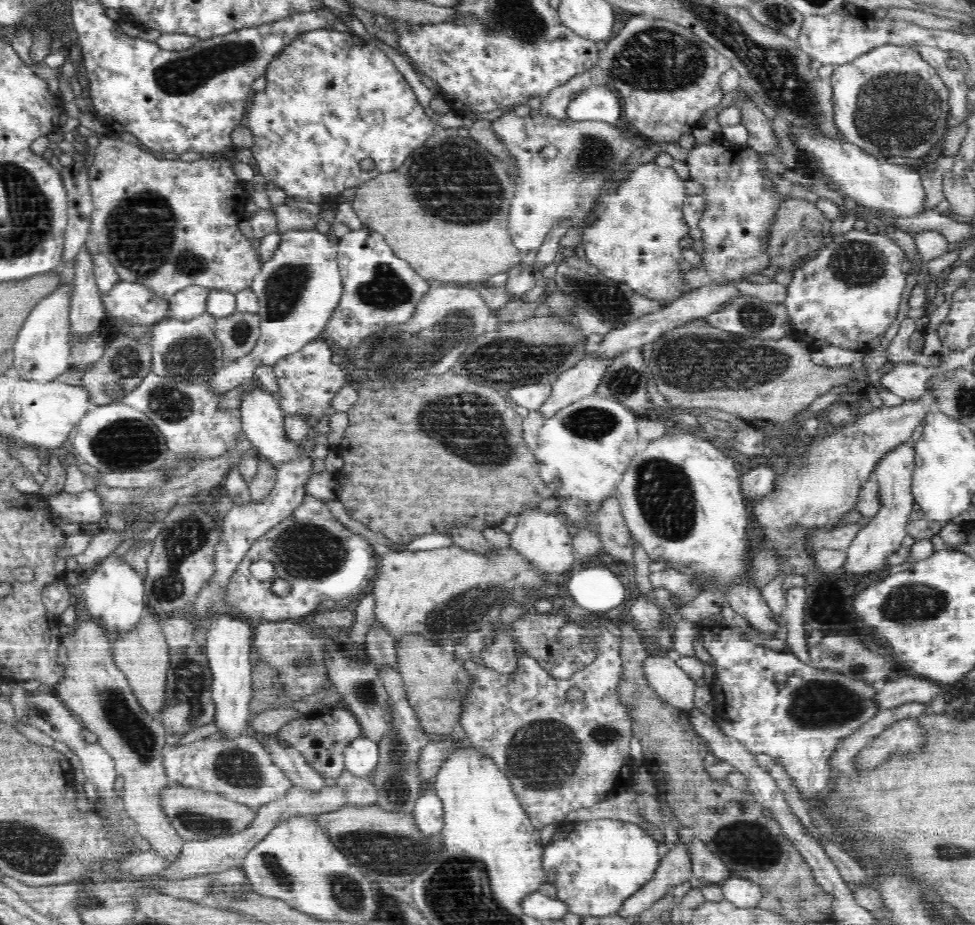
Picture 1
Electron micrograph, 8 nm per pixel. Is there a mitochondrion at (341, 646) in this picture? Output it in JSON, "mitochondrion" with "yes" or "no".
{"mitochondrion":"no"}

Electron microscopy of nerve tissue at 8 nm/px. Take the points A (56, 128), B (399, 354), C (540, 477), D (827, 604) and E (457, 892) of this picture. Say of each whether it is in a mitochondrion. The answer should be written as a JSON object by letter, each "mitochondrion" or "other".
{"A":"other","B":"mitochondrion","C":"other","D":"mitochondrion","E":"mitochondrion"}

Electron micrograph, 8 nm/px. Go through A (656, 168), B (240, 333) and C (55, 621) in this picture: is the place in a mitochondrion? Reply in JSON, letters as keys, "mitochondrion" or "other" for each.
{"A":"other","B":"mitochondrion","C":"other"}

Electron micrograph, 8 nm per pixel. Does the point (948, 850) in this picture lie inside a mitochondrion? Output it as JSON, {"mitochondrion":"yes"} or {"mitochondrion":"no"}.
{"mitochondrion":"yes"}

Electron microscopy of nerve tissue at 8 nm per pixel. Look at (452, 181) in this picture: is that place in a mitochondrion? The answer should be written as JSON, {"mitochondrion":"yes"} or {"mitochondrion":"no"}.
{"mitochondrion":"yes"}

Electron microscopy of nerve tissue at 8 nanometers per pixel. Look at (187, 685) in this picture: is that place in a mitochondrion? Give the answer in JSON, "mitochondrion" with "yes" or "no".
{"mitochondrion":"yes"}

